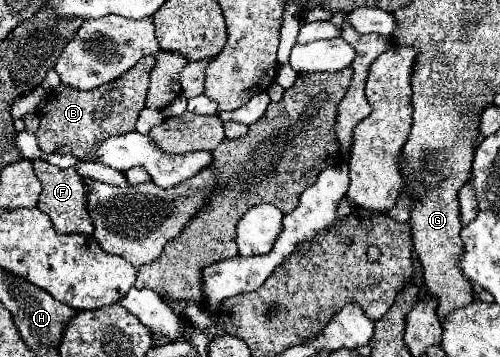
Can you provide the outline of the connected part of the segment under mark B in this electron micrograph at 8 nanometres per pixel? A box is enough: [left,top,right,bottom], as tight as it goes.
[36,56,154,160]

